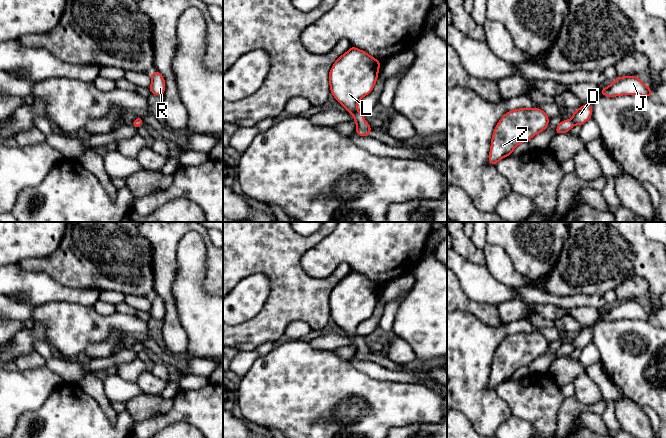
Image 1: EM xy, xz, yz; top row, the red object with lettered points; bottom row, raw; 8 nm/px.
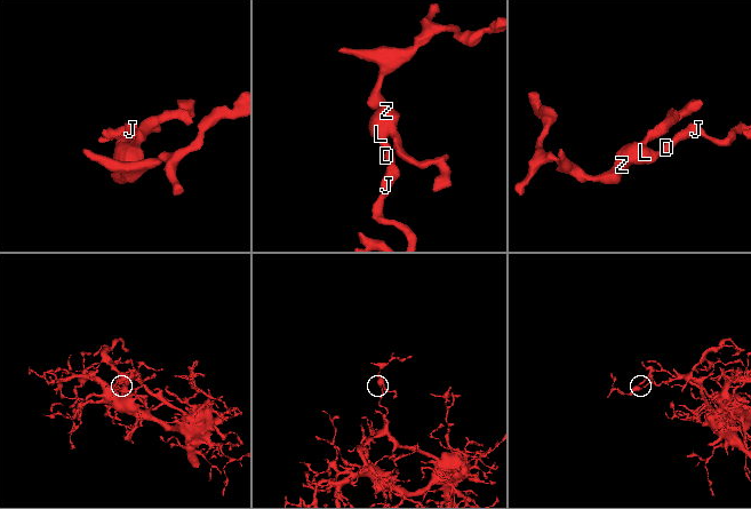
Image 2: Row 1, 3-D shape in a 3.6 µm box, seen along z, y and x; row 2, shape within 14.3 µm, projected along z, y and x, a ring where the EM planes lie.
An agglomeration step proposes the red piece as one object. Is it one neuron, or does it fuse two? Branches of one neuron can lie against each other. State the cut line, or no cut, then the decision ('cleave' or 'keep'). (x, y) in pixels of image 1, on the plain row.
cut none; keep

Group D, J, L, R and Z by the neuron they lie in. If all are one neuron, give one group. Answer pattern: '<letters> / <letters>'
D J L R Z

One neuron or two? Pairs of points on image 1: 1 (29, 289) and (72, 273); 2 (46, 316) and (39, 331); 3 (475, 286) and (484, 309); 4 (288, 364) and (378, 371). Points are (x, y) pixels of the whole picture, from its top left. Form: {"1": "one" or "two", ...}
{"1": "two", "2": "two", "3": "two", "4": "two"}

